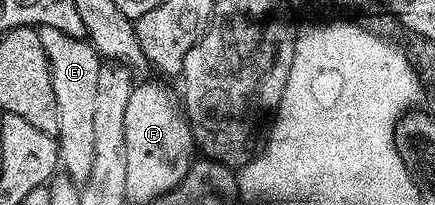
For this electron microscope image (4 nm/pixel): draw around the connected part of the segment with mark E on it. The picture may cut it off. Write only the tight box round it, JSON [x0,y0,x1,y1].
[37,25,103,183]

